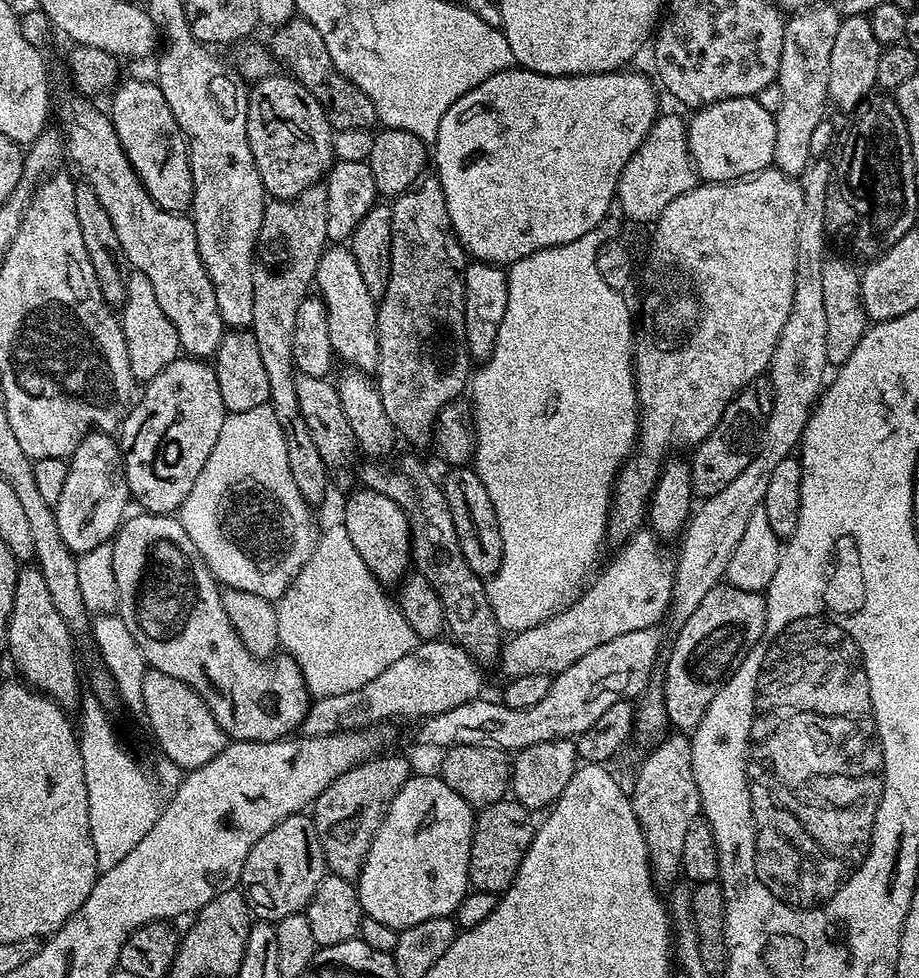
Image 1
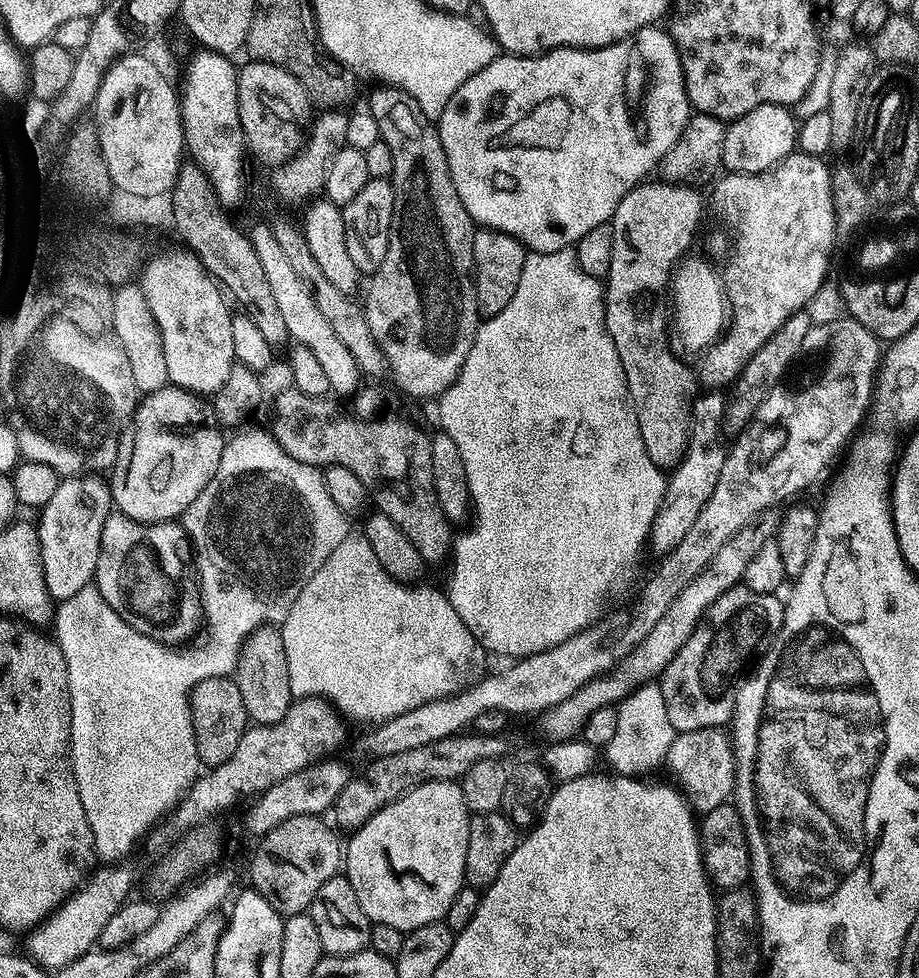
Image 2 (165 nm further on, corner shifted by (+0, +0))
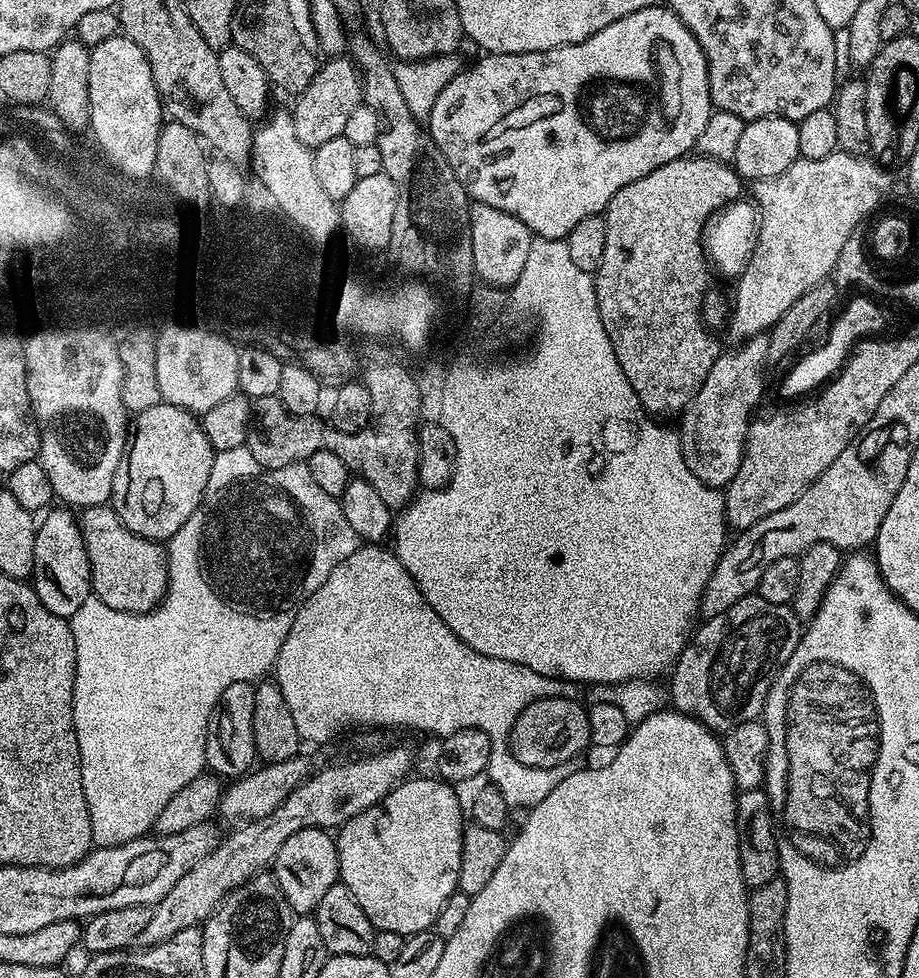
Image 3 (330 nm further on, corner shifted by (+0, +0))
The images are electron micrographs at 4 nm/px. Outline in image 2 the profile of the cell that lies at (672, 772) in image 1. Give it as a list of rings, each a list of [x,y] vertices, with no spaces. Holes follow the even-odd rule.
[[[703,728],[677,734],[668,750],[666,768],[672,771],[679,791],[696,814],[722,806],[733,795],[736,786],[736,756],[724,728]]]

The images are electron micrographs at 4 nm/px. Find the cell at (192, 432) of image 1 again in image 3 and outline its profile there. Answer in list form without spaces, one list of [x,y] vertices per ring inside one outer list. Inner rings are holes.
[[[161,402],[139,413],[126,452],[128,485],[124,488],[124,501],[118,504],[124,527],[147,540],[171,540],[202,502],[206,482],[210,482],[213,455],[201,421],[185,408]]]

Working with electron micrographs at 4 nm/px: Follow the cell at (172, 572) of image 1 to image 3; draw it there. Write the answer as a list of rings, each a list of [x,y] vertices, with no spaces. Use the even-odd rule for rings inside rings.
[[[108,504],[85,508],[78,516],[84,549],[89,556],[91,591],[116,614],[150,612],[168,590],[168,558],[157,541],[136,536],[124,527],[117,509]]]

